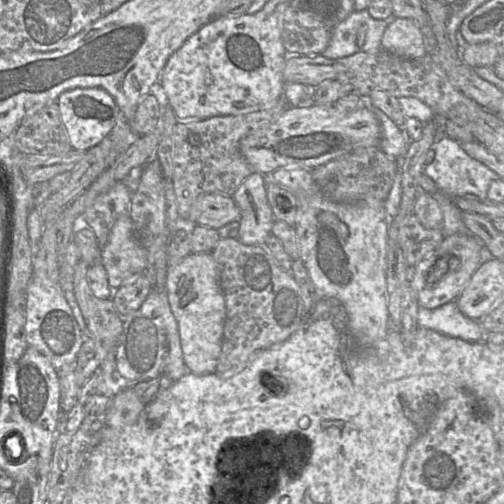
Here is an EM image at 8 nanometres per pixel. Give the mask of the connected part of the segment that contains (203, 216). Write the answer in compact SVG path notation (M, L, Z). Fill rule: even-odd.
M201 194L191 206L189 220L197 225L220 229L230 222L240 222L240 210L232 197Z

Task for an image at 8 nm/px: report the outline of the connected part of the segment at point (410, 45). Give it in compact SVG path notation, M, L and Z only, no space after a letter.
M393 17L383 33L381 48L401 58L417 59L426 55L426 38L413 20Z

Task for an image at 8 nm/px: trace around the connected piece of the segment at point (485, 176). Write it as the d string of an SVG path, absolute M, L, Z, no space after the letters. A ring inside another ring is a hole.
M447 136L437 143L434 142L431 148L435 150L435 157L430 164L424 166L424 173L438 187L432 197L438 202L443 213L443 237L457 233L470 233L462 220L462 211L456 206L455 199L465 194L473 194L486 201L491 182L500 177L486 165L470 157L457 141Z

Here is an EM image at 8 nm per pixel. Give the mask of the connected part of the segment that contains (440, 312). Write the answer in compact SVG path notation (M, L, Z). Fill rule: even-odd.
M456 301L448 302L435 309L419 307L417 321L421 328L468 342L479 342L485 339L485 331L480 321L465 316L459 310Z

